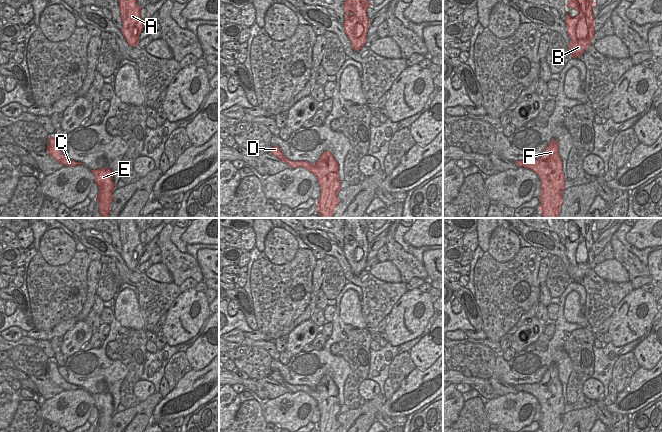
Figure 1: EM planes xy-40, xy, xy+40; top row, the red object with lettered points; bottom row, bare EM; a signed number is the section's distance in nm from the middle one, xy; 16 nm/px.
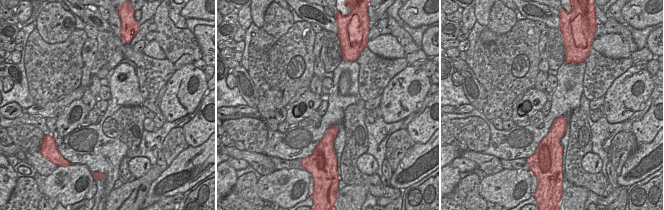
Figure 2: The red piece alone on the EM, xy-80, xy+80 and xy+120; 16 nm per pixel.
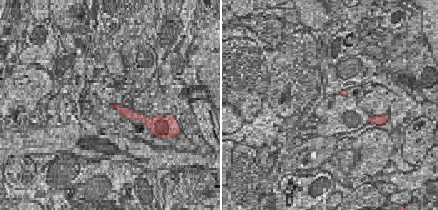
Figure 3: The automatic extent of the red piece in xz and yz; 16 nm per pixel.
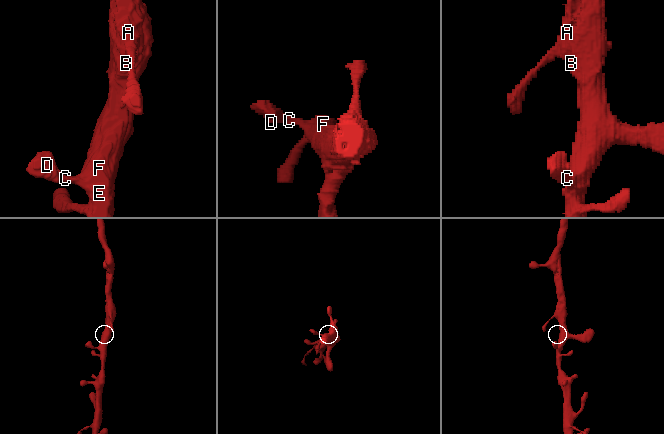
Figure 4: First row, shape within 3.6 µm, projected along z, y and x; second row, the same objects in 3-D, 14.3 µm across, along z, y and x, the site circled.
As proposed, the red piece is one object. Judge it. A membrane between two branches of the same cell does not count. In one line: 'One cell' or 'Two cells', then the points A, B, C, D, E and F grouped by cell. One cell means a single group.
One cell. Groups: A B C D E F

